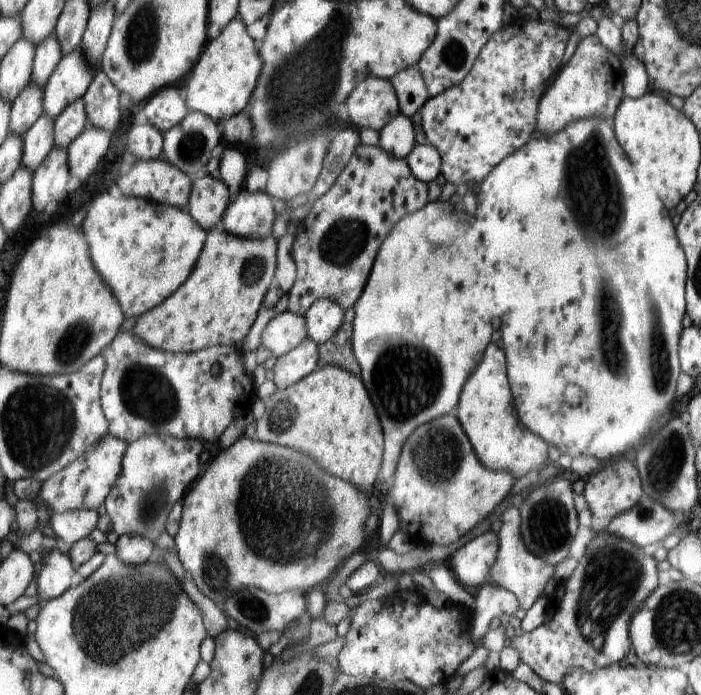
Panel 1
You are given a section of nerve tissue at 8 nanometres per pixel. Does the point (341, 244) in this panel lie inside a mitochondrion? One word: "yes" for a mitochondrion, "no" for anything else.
yes

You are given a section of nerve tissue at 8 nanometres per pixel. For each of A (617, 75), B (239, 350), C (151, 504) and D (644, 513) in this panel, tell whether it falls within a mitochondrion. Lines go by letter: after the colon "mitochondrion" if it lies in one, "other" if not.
A: other
B: other
C: mitochondrion
D: mitochondrion

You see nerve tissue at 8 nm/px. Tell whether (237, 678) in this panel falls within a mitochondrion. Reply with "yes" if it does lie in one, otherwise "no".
no

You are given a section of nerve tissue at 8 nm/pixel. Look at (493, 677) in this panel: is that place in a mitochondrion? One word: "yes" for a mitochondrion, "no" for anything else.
no

